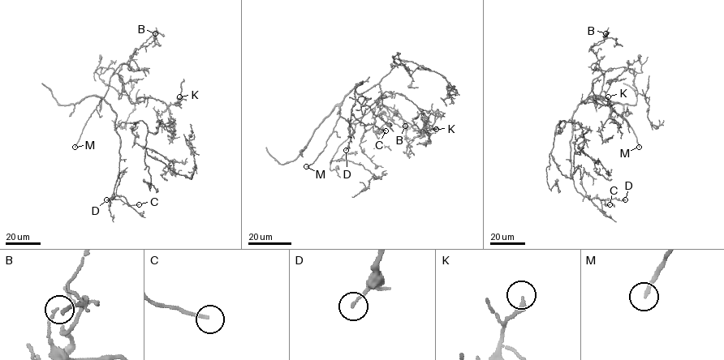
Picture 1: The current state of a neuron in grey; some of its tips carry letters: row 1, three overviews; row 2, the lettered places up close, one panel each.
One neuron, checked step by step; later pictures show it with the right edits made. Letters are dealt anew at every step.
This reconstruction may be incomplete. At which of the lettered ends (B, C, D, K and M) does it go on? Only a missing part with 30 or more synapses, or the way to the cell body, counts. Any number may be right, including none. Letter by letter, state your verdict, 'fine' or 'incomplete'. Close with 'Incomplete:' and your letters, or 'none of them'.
B: fine
C: incomplete
D: fine
K: fine
M: incomplete
Incomplete: C, M

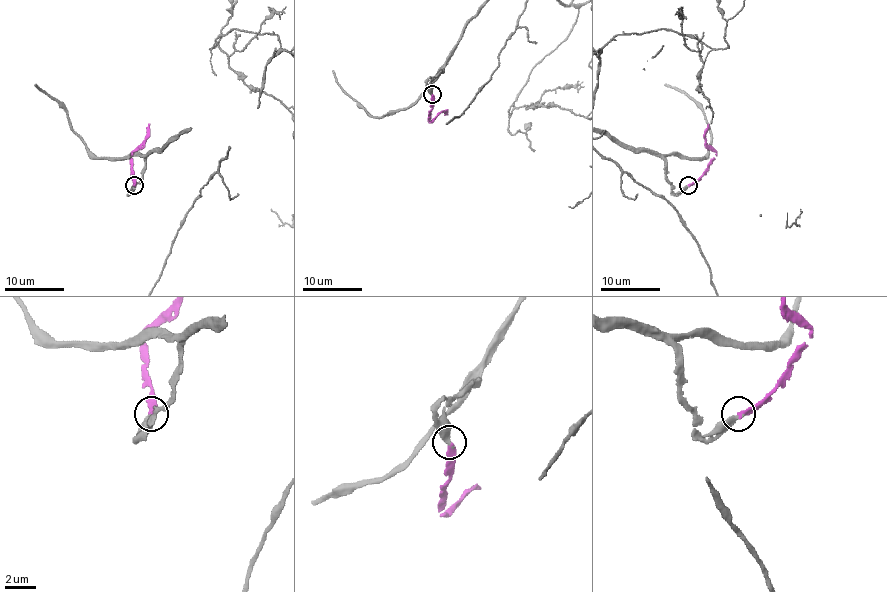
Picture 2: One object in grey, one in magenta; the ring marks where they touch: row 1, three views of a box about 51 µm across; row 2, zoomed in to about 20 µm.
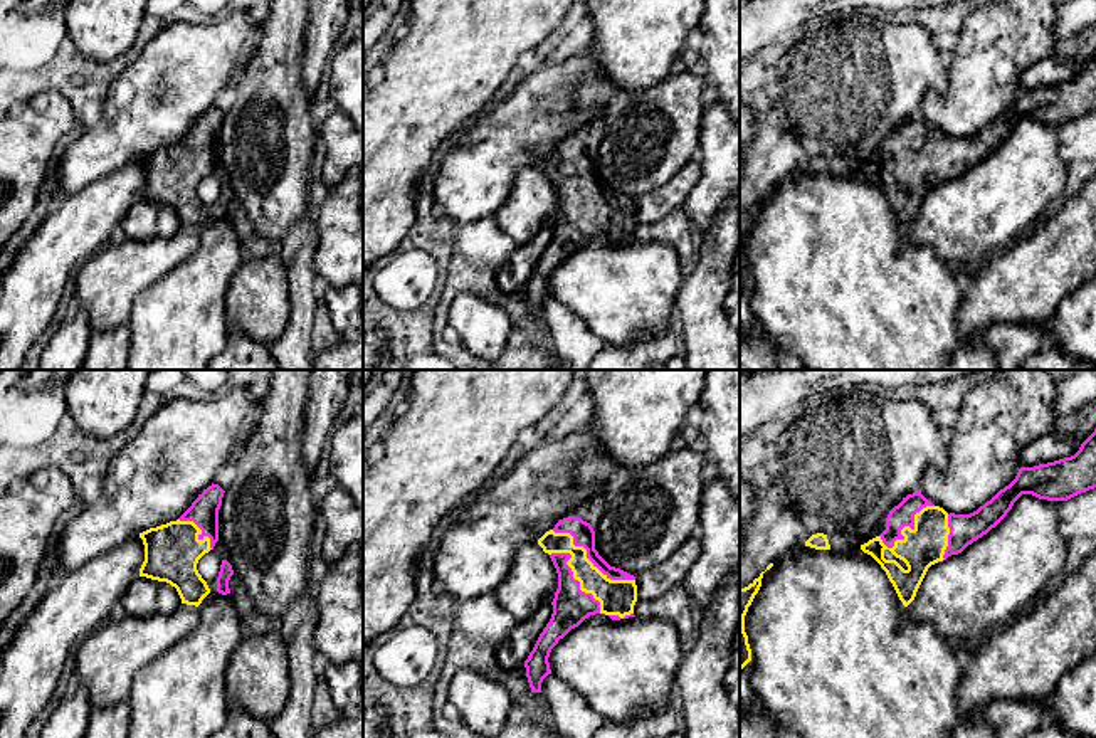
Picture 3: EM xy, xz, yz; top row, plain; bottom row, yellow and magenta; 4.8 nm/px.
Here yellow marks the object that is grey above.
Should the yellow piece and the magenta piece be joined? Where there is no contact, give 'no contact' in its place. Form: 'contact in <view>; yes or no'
contact in xz; yes

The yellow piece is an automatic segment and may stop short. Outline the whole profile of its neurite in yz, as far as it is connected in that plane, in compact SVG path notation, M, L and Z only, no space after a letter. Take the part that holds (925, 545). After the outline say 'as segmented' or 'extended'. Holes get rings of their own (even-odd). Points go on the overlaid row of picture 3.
M1096 429L1079 451L1054 462L1020 467L1015 479L970 514L946 513L921 491L908 494L886 518L886 530L861 545L886 572L908 607L928 572L938 561L962 553L995 528L1022 494L1067 501L1096 488Z; extended

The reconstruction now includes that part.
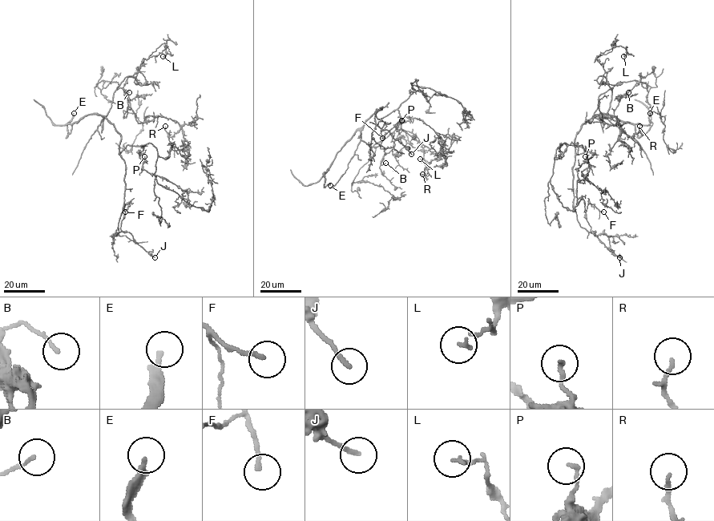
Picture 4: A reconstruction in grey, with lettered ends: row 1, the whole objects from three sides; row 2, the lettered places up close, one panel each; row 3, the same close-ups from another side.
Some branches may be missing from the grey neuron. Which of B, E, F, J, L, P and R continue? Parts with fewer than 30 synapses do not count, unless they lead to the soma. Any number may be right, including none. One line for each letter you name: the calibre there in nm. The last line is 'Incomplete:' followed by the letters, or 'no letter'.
E: Thickness 240 nm
F: Thickness 160 nm
R: Thickness 150 nm
Incomplete: E, F, R

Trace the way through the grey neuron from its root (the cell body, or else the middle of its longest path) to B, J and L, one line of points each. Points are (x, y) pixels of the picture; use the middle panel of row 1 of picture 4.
B: (376, 111), (365, 123), (361, 139), (378, 147), (386, 132), (380, 147), (385, 152), (381, 163), (385, 163)
J: (376, 111), (382, 107), (375, 114), (376, 123), (381, 129), (388, 130), (411, 154)
L: (376, 111), (361, 139), (372, 147), (393, 131), (391, 141), (408, 131), (421, 143), (420, 159)

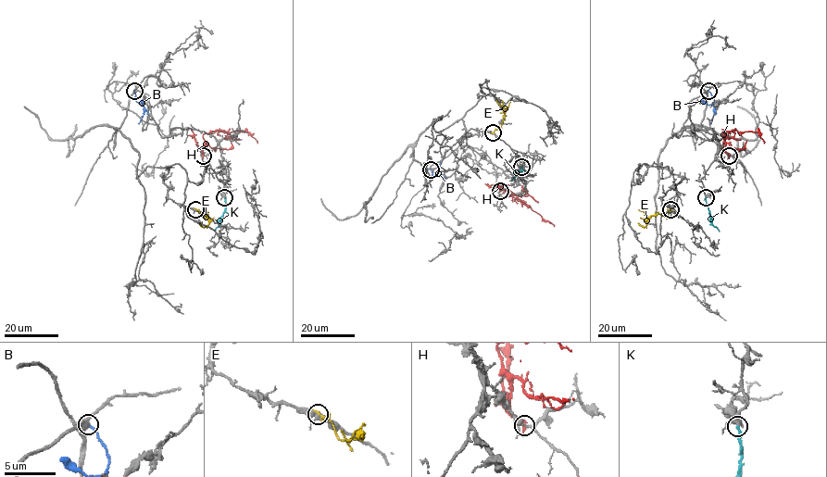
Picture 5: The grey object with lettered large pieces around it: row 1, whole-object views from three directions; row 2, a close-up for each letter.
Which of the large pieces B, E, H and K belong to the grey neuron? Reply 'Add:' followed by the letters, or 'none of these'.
Add: K

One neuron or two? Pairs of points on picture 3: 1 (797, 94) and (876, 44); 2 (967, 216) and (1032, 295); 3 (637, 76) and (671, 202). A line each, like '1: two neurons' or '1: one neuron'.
1: one neuron
2: two neurons
3: two neurons

